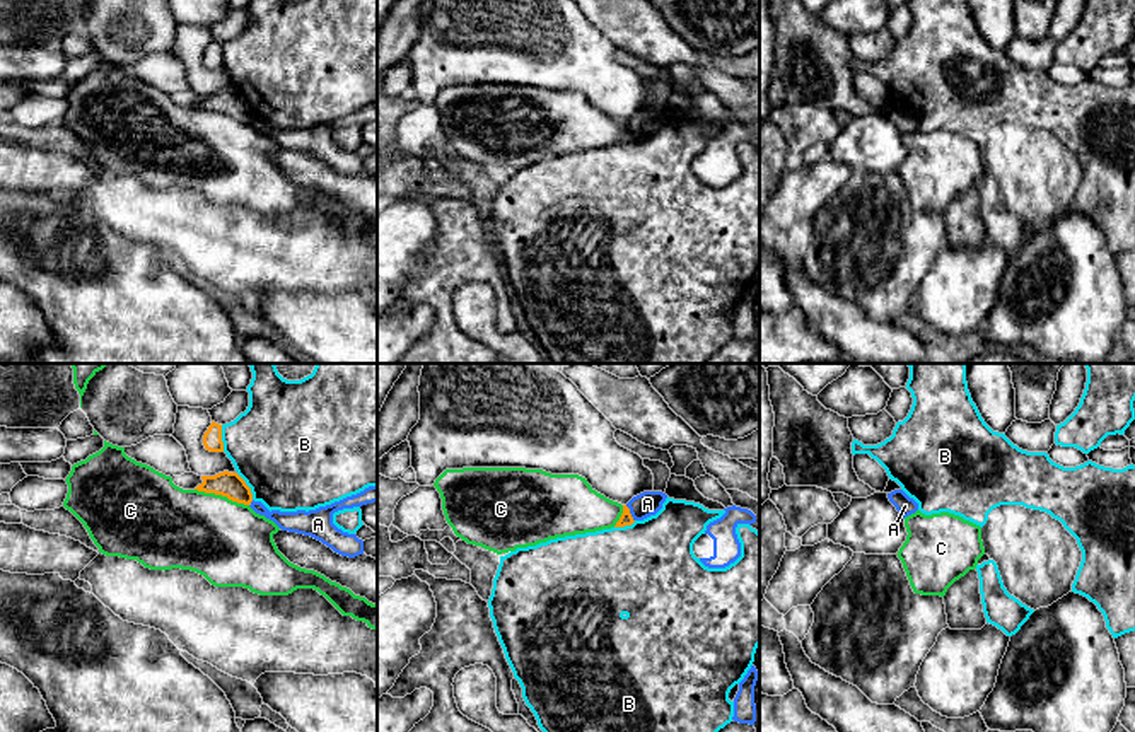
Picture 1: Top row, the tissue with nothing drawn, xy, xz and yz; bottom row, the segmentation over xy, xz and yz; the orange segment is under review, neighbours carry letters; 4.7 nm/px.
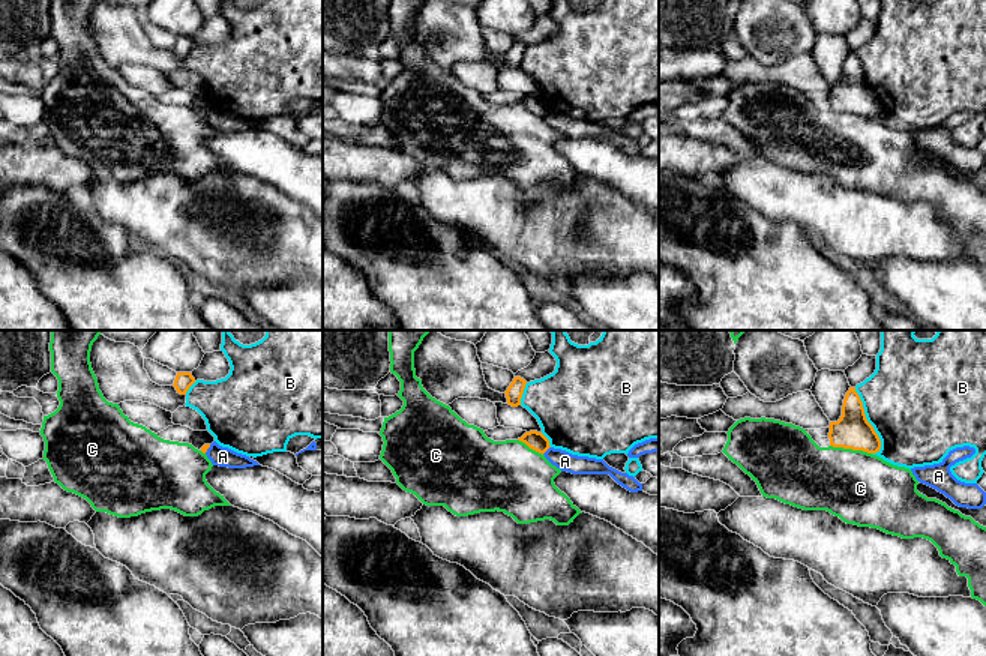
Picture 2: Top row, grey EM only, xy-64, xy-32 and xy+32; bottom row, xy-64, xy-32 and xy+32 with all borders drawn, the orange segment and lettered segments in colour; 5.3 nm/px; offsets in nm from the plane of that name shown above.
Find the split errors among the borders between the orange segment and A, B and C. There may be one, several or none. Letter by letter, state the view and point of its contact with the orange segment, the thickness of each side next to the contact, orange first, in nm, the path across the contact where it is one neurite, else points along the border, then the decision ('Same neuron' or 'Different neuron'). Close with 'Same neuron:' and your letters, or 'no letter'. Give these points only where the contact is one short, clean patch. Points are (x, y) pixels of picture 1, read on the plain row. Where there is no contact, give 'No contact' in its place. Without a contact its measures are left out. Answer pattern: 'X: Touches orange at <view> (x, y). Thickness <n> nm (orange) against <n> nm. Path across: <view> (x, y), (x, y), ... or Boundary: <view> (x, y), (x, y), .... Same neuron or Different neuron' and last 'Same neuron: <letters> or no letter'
A: Touches orange at xz (630, 132). Thickness 60 nm (orange) against 120 nm. Boundary: xz (625, 123), (634, 139). Different neuron
B: Touches orange at xy (221, 57). Thickness 90 nm (orange) against 420 nm. Different neuron
C: Touches orange at xy (222, 113). Thickness 120 nm (orange) against 380 nm. Different neuron
Same neuron: no letter

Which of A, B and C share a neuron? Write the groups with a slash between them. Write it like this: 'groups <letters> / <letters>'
groups A / B / C

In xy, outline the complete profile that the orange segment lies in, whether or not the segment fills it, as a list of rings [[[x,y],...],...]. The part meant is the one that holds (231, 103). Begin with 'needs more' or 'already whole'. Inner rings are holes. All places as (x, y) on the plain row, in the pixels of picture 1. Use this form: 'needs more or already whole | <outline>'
already whole | [[[218,90],[215,94],[201,94],[203,101],[195,107],[227,114],[232,119],[251,123],[253,111],[237,90]]]

